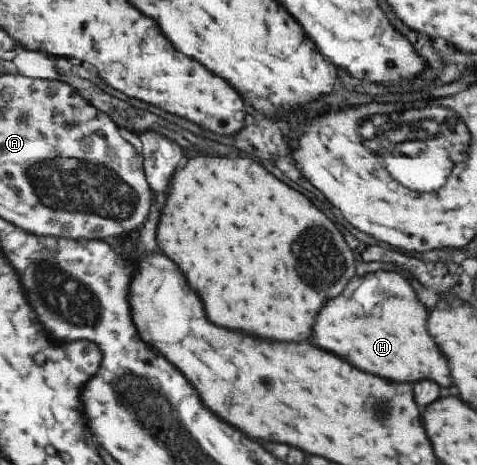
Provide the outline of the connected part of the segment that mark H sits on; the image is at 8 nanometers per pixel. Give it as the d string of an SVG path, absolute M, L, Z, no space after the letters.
M368 272L352 278L336 298L326 300L314 322L310 342L318 348L330 348L330 352L354 368L382 378L398 382L434 380L440 386L448 386L446 360L428 338L424 324L426 310L402 276L394 272Z

